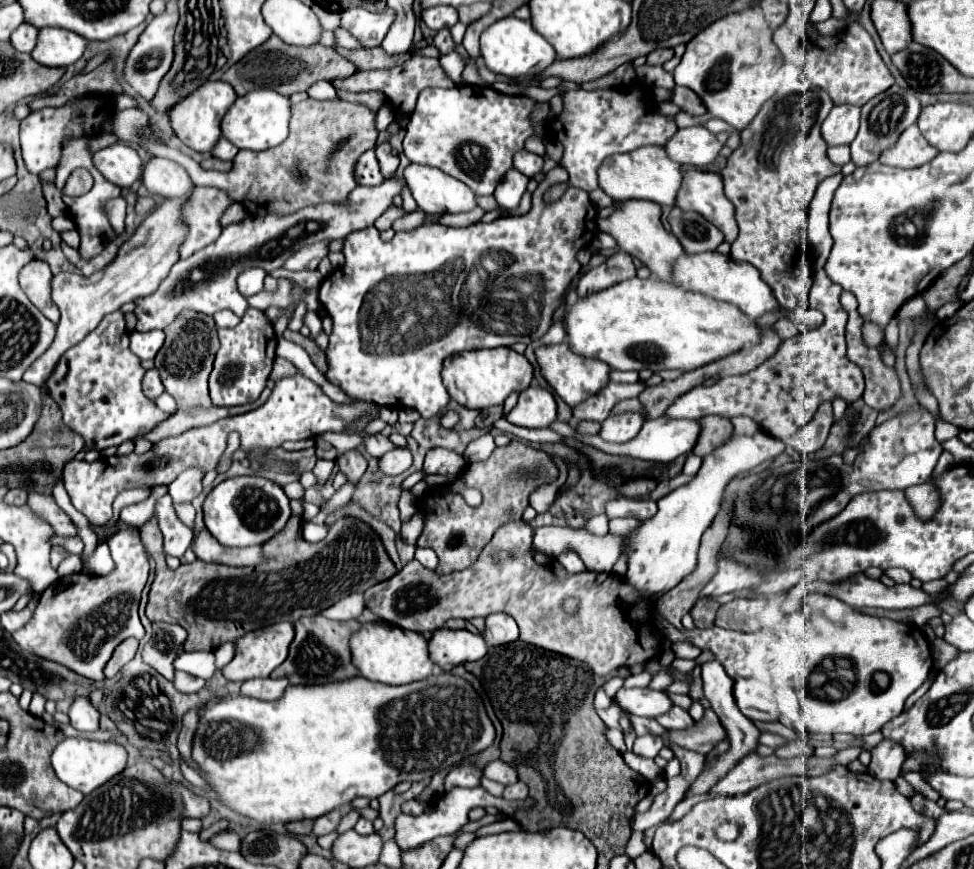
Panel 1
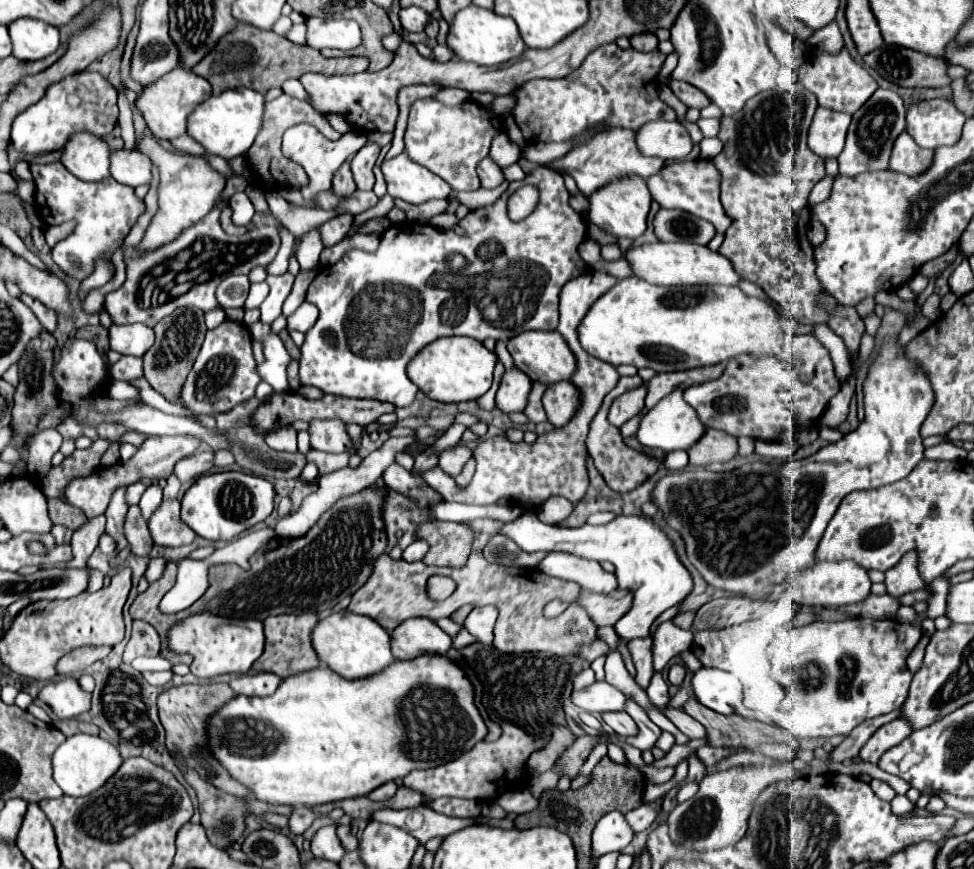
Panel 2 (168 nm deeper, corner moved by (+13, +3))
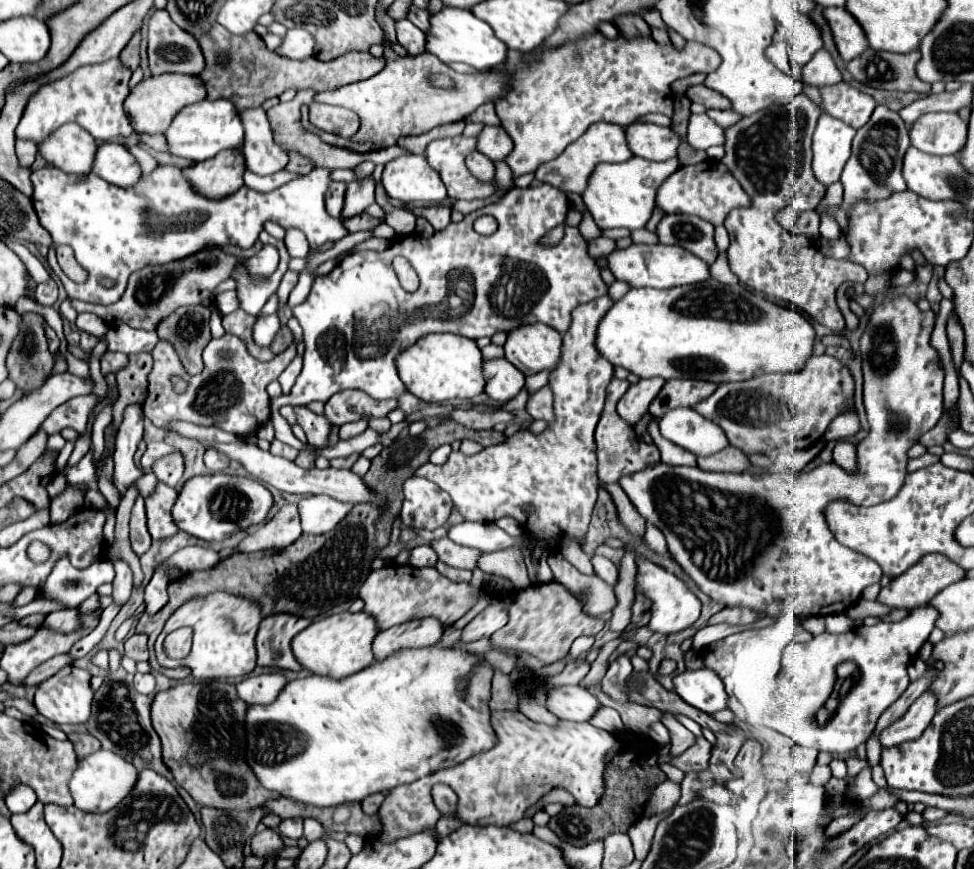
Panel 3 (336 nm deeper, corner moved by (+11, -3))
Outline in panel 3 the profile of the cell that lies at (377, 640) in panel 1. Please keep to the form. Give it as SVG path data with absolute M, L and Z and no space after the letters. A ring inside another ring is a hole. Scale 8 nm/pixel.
M341 612L329 618L323 618L319 622L313 622L303 632L299 632L293 642L293 654L313 674L329 676L329 678L347 678L353 672L361 672L371 662L375 662L373 656L373 640L377 636L377 624L375 618L367 612Z

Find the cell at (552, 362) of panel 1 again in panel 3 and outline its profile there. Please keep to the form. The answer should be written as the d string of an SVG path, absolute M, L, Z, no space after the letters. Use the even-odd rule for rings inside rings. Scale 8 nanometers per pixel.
M531 324L509 332L505 342L505 358L525 376L541 370L555 370L561 360L563 338L547 324Z

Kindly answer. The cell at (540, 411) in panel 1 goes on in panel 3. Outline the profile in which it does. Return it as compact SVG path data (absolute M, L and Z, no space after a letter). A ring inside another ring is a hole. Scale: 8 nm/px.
M505 358L503 360L485 360L483 364L485 372L485 392L495 402L509 402L519 396L519 392L525 388L525 376Z

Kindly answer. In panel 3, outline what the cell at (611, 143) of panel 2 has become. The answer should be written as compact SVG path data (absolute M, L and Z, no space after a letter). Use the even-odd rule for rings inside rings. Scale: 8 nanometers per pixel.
M599 122L599 124L593 124L579 140L571 142L563 150L561 156L541 164L535 172L535 178L539 182L549 182L551 186L555 186L563 192L583 194L583 190L587 188L587 182L589 182L589 176L591 176L591 172L595 170L597 164L601 164L601 162L625 162L625 160L631 160L631 158L633 158L633 152L627 146L625 130L617 124Z

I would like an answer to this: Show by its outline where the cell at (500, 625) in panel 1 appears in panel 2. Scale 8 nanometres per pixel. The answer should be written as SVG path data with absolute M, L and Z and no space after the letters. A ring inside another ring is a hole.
M477 606L465 620L465 628L473 634L481 644L493 642L493 626L497 622L497 608L495 606Z

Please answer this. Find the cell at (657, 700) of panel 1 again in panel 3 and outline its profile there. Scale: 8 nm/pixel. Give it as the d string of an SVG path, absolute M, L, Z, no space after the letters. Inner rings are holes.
M559 686L551 690L545 706L561 720L589 722L601 708L601 702L583 686Z

